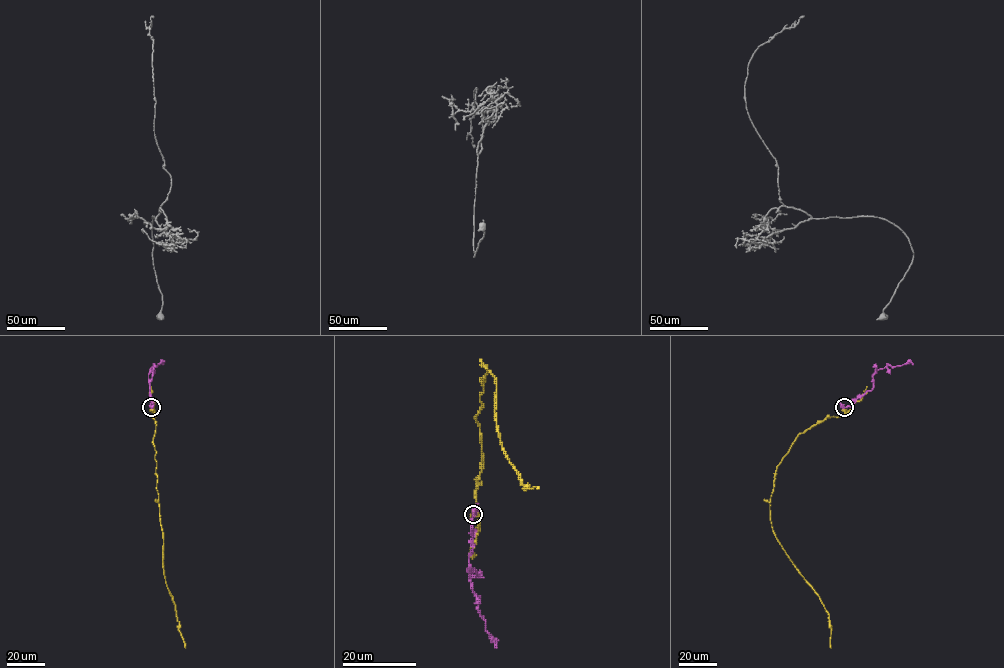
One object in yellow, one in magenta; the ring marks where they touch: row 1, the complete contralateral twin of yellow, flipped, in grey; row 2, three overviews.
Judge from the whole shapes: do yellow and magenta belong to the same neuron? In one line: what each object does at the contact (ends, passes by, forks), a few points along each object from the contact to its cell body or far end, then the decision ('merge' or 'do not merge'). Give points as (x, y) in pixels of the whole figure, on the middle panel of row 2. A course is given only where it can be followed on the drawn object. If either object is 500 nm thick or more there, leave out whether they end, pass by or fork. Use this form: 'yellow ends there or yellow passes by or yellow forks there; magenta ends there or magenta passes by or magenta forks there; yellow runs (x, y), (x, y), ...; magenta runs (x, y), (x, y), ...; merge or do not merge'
yellow ends there; magenta passes by; yellow runs (474, 514), (479, 516), (482, 471), (476, 416), (488, 371), (496, 383), (503, 451), (525, 489), (539, 488); magenta runs (474, 514), (470, 570), (466, 568), (472, 591), (477, 598), (478, 613), (496, 648); do not merge

